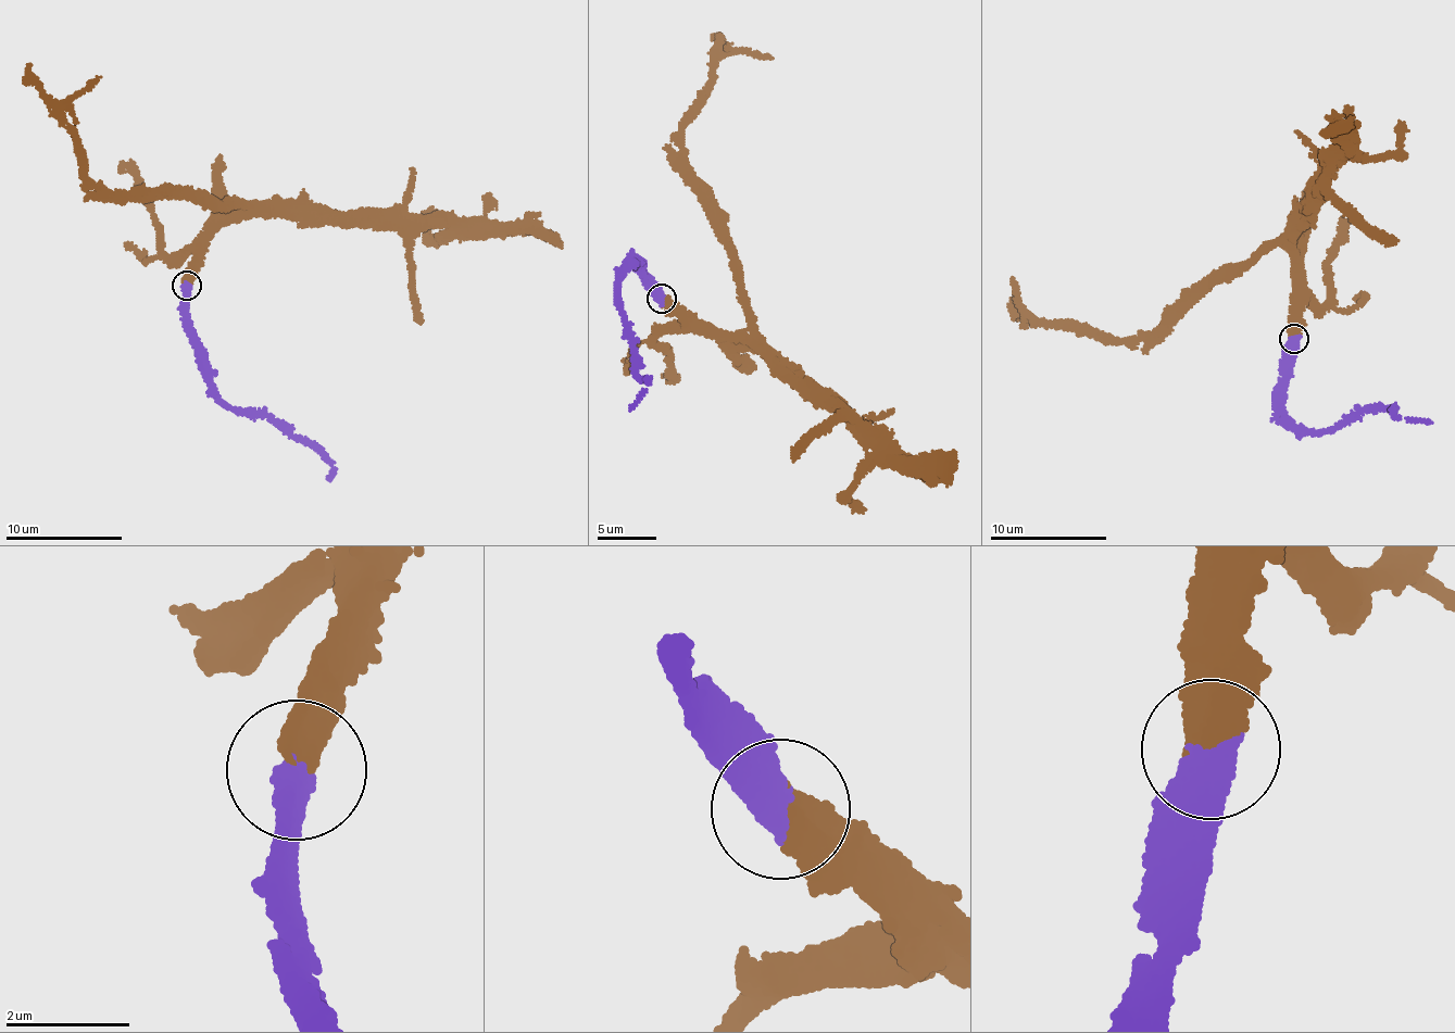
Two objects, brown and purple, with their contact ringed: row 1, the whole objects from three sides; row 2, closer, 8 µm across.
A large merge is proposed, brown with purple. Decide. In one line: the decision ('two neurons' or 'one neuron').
one neuron

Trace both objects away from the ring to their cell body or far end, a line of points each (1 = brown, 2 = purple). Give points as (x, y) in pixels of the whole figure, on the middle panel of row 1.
1: (661, 299), (720, 332), (748, 327), (724, 214), (681, 138), (725, 47)
2: (661, 299), (643, 284), (631, 264), (623, 273), (619, 298), (637, 374), (647, 383), (647, 392), (629, 411)

